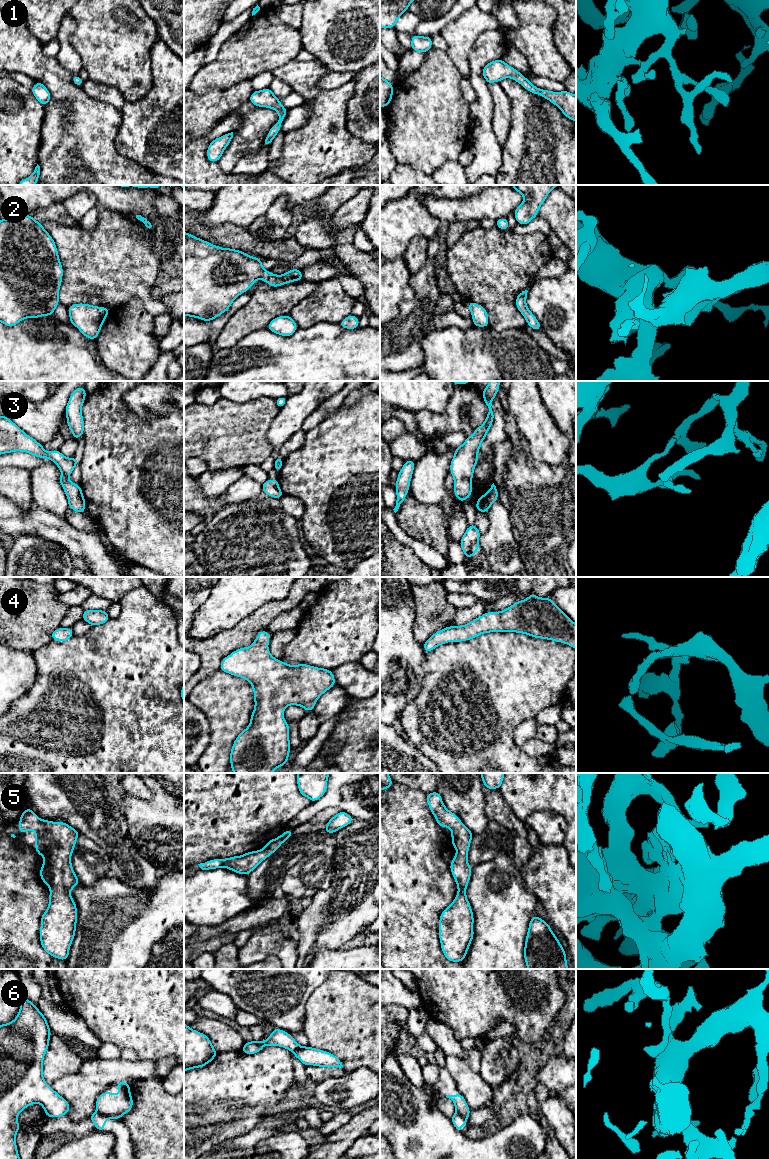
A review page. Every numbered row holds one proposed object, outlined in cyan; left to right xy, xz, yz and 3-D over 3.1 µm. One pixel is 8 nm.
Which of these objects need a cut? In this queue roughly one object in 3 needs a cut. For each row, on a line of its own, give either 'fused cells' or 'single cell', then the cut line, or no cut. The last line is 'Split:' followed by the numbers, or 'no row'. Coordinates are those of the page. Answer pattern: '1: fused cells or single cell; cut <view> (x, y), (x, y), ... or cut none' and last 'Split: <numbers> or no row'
1: single cell; cut none
2: single cell; cut none
3: single cell; cut none
4: single cell; cut none
5: single cell; cut none
6: fused cells; cut xy (97, 1110), (108, 1117)
Split: 6

